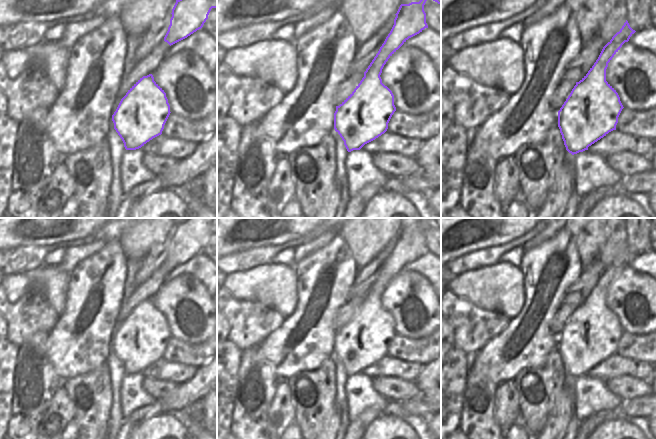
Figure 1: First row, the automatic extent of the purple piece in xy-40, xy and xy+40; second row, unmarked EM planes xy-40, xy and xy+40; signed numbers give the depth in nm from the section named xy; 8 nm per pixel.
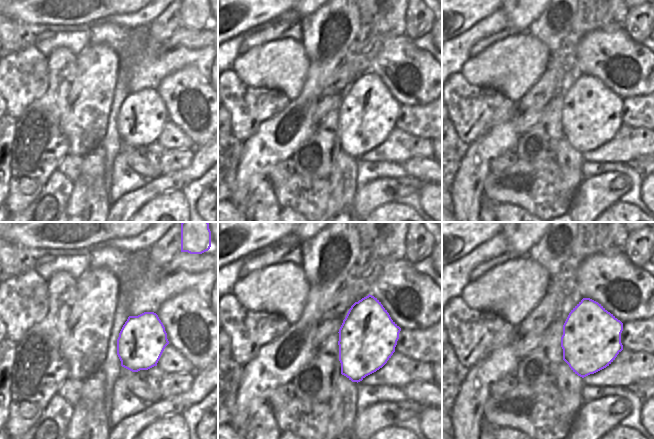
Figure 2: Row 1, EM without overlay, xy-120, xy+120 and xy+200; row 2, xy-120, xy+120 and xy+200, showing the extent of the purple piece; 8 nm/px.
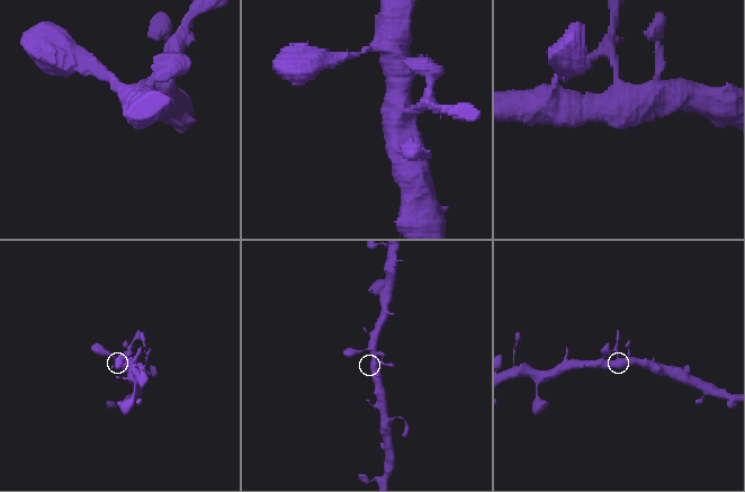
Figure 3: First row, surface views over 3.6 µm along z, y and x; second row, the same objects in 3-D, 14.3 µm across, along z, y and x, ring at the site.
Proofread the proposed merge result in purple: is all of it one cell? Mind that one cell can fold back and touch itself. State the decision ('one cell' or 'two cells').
one cell

